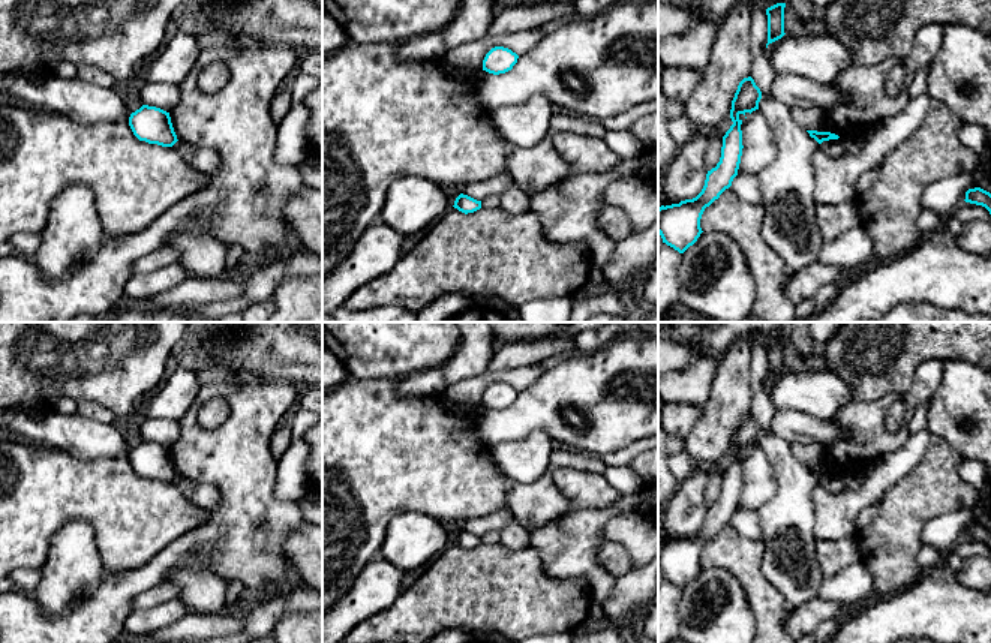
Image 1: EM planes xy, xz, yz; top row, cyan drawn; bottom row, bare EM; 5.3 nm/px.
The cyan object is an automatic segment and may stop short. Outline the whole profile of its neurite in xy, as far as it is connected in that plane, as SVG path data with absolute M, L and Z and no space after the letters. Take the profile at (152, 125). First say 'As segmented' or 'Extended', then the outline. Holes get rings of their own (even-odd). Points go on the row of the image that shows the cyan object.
As segmented. M142 105L130 114L129 126L139 141L157 144L162 147L172 147L178 139L174 132L169 112Z

